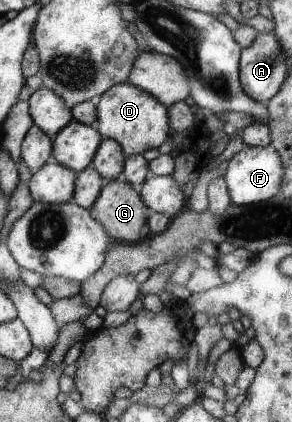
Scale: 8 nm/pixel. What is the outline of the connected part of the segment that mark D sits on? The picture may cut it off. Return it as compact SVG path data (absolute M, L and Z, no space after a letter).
M132 83L115 85L108 89L96 102L97 119L94 124L104 139L116 141L124 156L144 154L151 149L159 149L162 143L170 139L170 125L166 117L166 107L158 99L151 97Z

